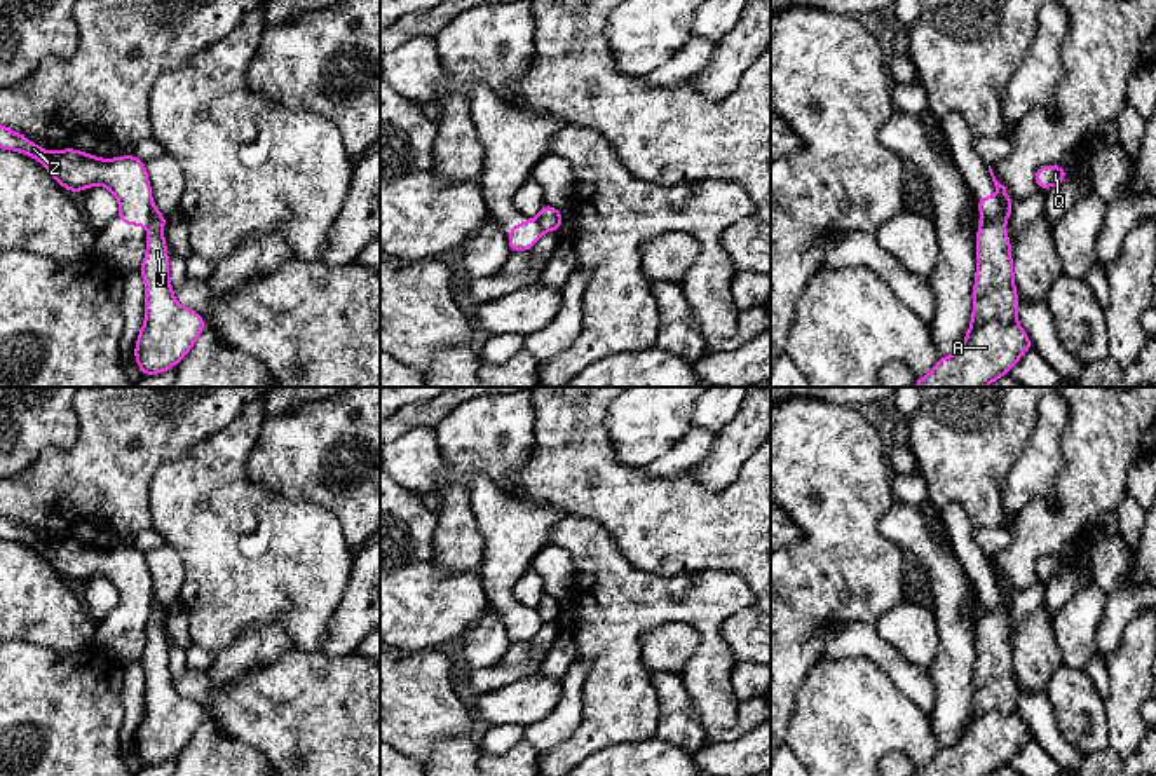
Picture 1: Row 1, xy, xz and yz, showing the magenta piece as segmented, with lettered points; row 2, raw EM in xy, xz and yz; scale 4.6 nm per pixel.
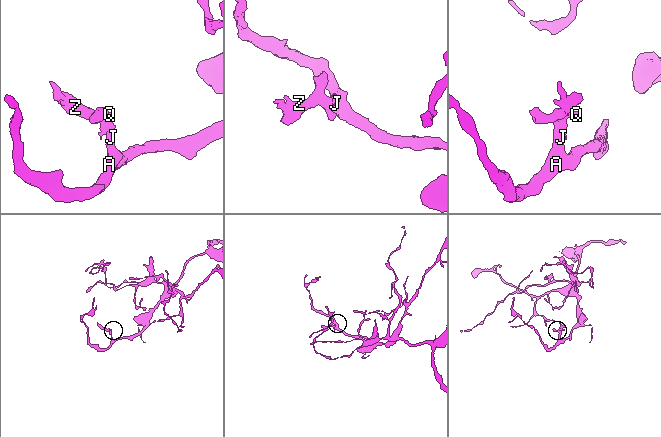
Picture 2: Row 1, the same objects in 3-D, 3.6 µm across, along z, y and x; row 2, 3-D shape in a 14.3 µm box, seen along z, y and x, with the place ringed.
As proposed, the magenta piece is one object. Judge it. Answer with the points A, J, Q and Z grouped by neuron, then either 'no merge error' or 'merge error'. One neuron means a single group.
A J / Q Z; merge error

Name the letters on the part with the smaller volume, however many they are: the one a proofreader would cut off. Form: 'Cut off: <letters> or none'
Cut off: Q, Z

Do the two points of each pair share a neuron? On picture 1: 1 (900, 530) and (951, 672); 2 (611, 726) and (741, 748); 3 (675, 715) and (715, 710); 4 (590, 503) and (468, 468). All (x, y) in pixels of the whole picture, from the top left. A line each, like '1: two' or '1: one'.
1: one
2: two
3: two
4: two

